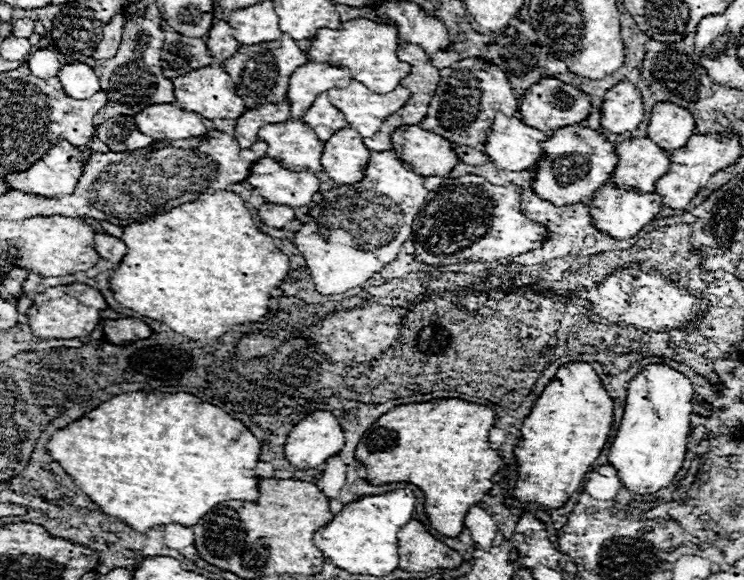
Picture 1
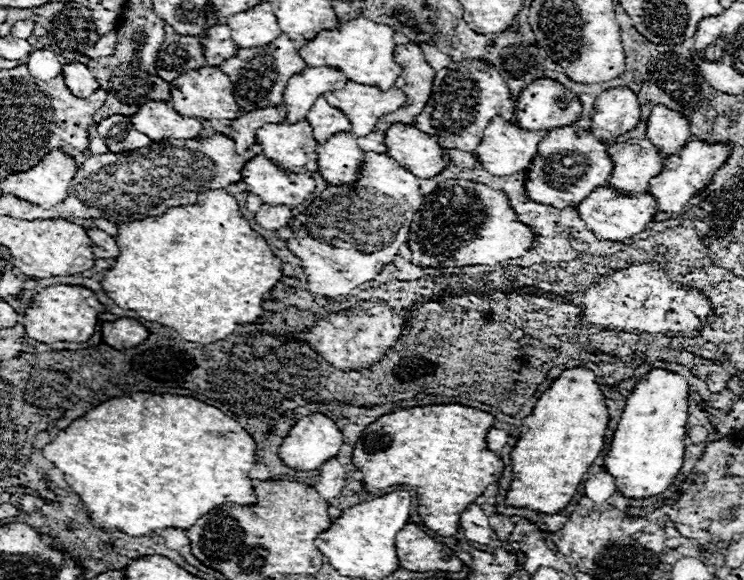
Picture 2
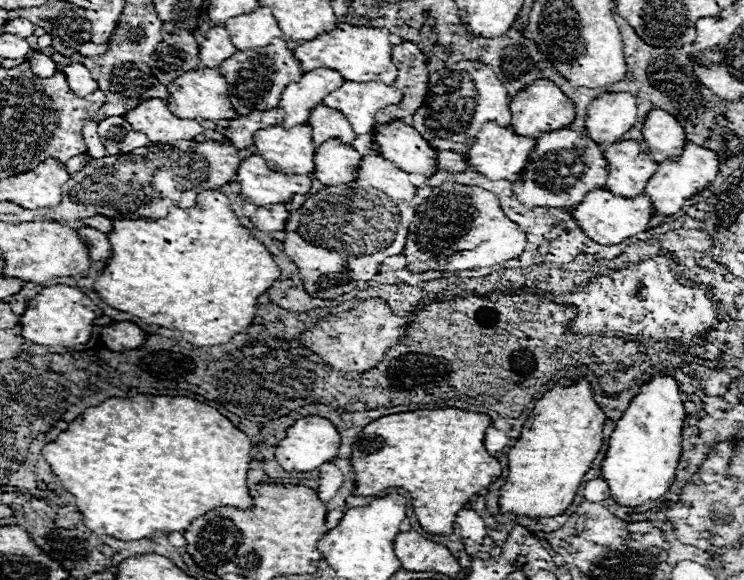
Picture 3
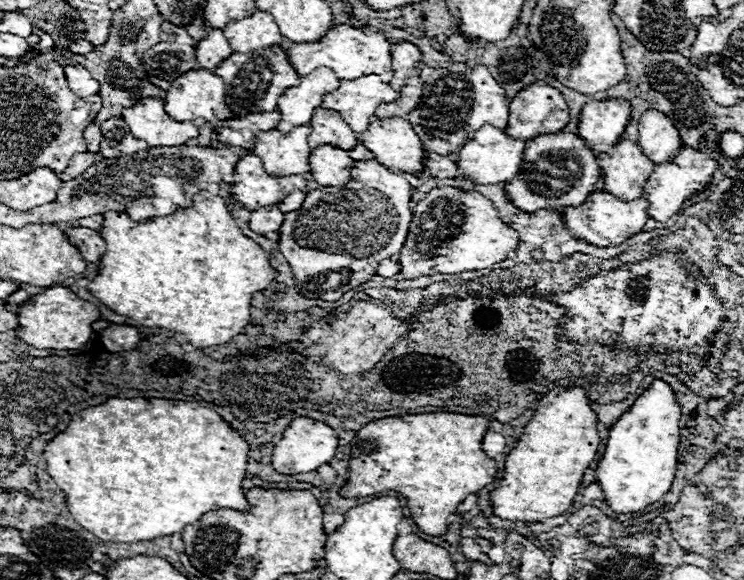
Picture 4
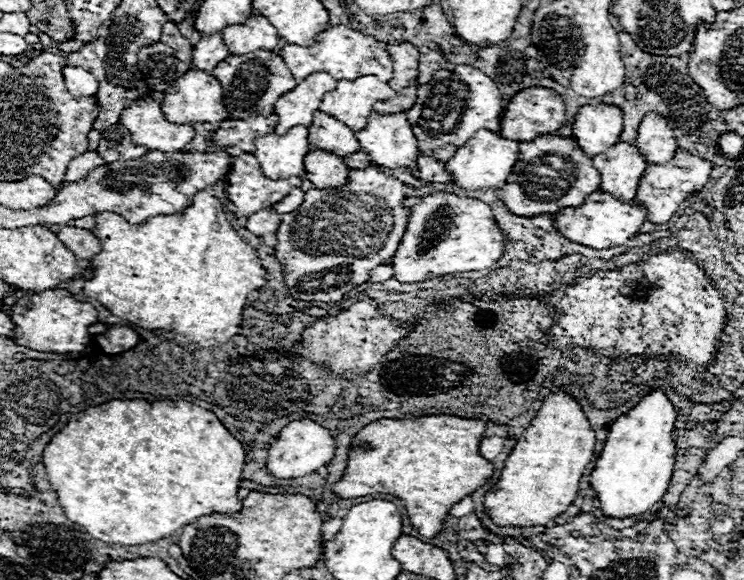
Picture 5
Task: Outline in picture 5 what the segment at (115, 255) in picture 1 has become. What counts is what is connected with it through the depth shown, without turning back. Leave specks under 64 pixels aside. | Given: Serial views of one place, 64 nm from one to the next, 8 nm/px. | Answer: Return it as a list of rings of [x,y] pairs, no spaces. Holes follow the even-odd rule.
[[[63,226],[57,232],[57,236],[76,254],[78,260],[92,260],[102,250],[100,240],[84,228]]]

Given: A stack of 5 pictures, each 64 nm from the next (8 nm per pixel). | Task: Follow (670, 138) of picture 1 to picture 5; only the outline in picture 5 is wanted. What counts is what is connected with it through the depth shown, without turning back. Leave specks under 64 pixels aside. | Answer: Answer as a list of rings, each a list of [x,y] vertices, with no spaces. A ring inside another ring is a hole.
[[[652,112],[642,118],[636,148],[650,164],[664,164],[672,160],[678,150],[678,144],[674,130],[668,126],[664,116]]]

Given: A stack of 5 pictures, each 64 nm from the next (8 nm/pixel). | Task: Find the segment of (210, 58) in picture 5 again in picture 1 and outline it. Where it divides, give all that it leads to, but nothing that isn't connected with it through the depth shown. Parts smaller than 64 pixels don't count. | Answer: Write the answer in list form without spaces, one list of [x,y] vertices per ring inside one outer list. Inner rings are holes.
[[[218,20],[212,30],[208,32],[208,40],[206,40],[206,46],[214,58],[214,62],[224,62],[226,58],[234,56],[240,48],[238,40],[232,36],[232,28],[228,22],[224,20]]]

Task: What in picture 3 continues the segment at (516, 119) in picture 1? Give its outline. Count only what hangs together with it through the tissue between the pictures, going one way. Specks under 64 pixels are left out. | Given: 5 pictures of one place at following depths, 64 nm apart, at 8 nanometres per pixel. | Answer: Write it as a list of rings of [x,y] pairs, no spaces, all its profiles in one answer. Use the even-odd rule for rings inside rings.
[[[494,120],[484,124],[480,134],[476,136],[476,142],[472,150],[468,150],[468,164],[476,168],[480,174],[484,174],[488,180],[512,180],[514,174],[522,172],[530,160],[530,152],[536,148],[536,138],[518,136],[510,126],[504,128],[496,124]]]

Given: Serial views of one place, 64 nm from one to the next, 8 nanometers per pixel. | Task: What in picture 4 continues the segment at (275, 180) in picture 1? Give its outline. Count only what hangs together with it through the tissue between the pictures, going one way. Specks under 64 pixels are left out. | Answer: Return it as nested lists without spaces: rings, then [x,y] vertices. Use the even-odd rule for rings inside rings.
[[[248,154],[240,160],[240,164],[236,164],[236,172],[232,176],[234,180],[234,200],[240,206],[250,208],[252,212],[262,208],[262,206],[270,206],[270,204],[278,204],[280,200],[284,200],[284,196],[288,196],[294,190],[306,190],[306,178],[302,174],[294,174],[294,176],[270,176],[266,174],[262,162],[258,160],[258,156]]]

